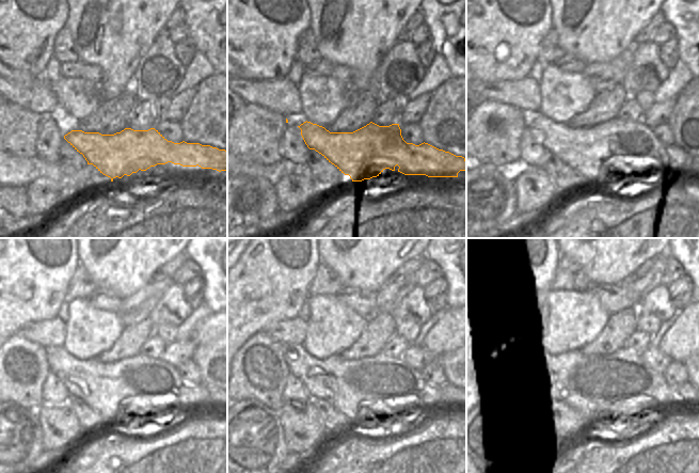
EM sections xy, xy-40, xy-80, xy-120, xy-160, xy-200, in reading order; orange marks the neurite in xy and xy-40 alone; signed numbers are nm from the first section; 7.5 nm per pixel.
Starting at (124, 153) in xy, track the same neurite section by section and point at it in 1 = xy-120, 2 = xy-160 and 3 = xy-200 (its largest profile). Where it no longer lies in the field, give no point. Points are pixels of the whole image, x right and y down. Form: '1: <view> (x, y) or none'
1: xy-120 (107, 388)
2: xy-160 (340, 382)
3: xy-200 (577, 378)

